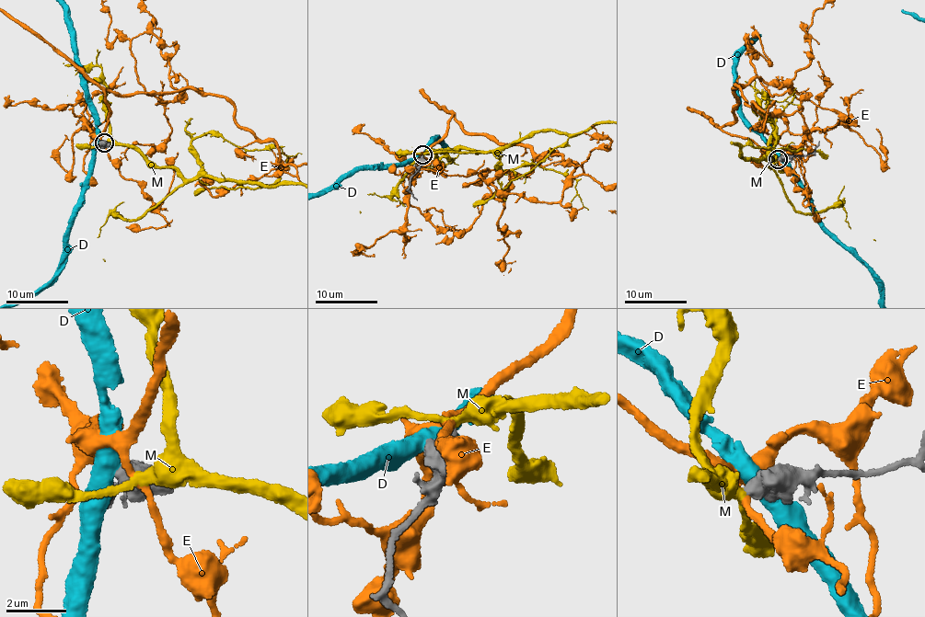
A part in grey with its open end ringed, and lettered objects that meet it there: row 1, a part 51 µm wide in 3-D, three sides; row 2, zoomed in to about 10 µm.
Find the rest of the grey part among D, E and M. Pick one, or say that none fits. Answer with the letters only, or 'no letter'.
M

